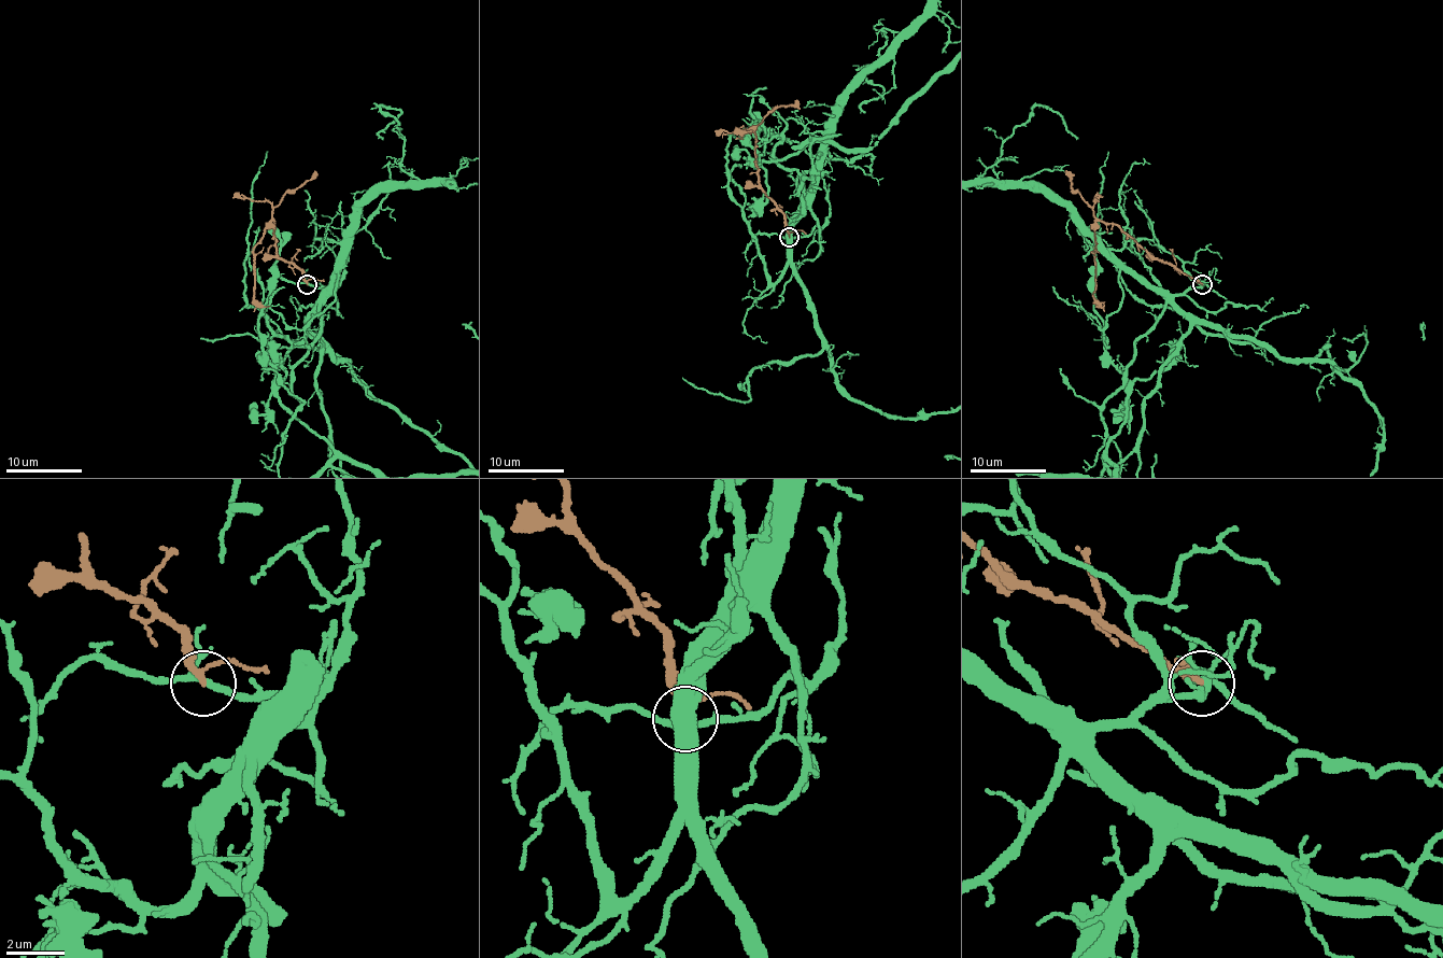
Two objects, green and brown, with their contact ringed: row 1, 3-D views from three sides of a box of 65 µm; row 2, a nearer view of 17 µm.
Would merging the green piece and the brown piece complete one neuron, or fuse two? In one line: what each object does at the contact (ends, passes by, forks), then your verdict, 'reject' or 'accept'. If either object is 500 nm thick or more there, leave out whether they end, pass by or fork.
green forks | brown passes by | reject

